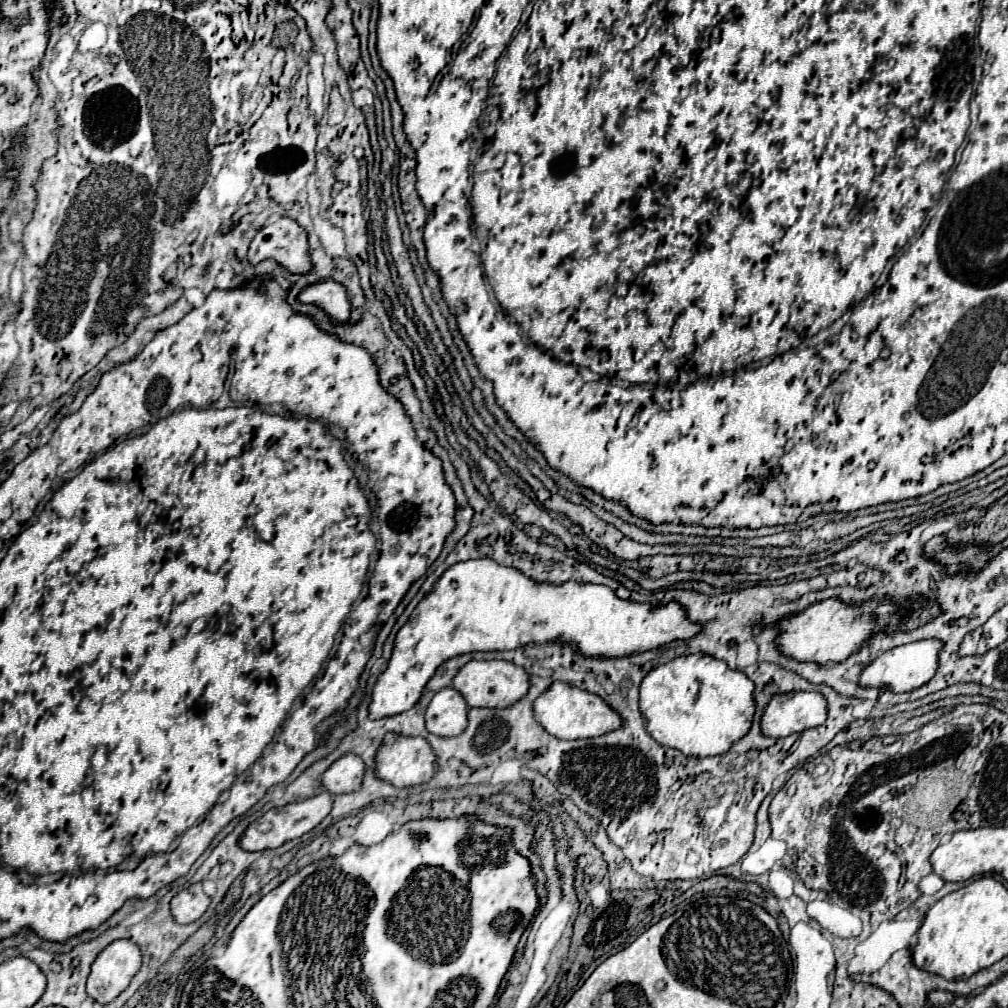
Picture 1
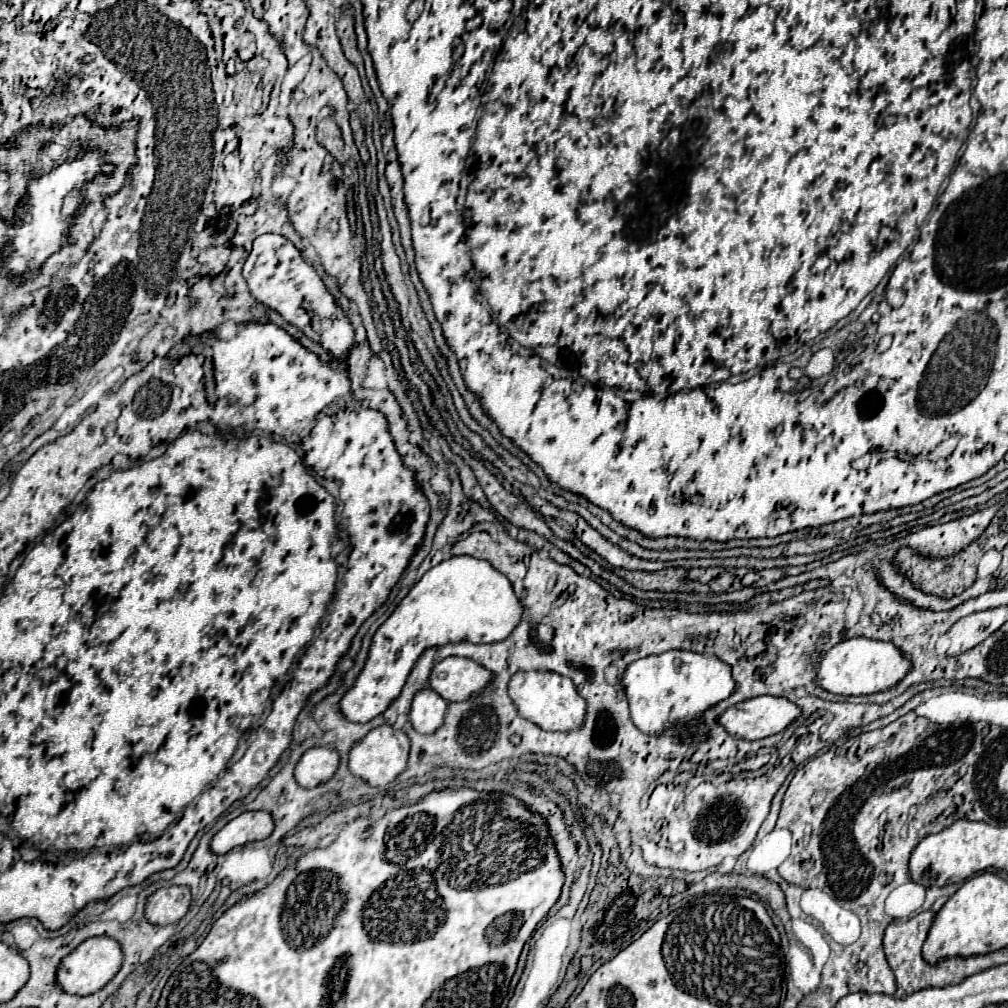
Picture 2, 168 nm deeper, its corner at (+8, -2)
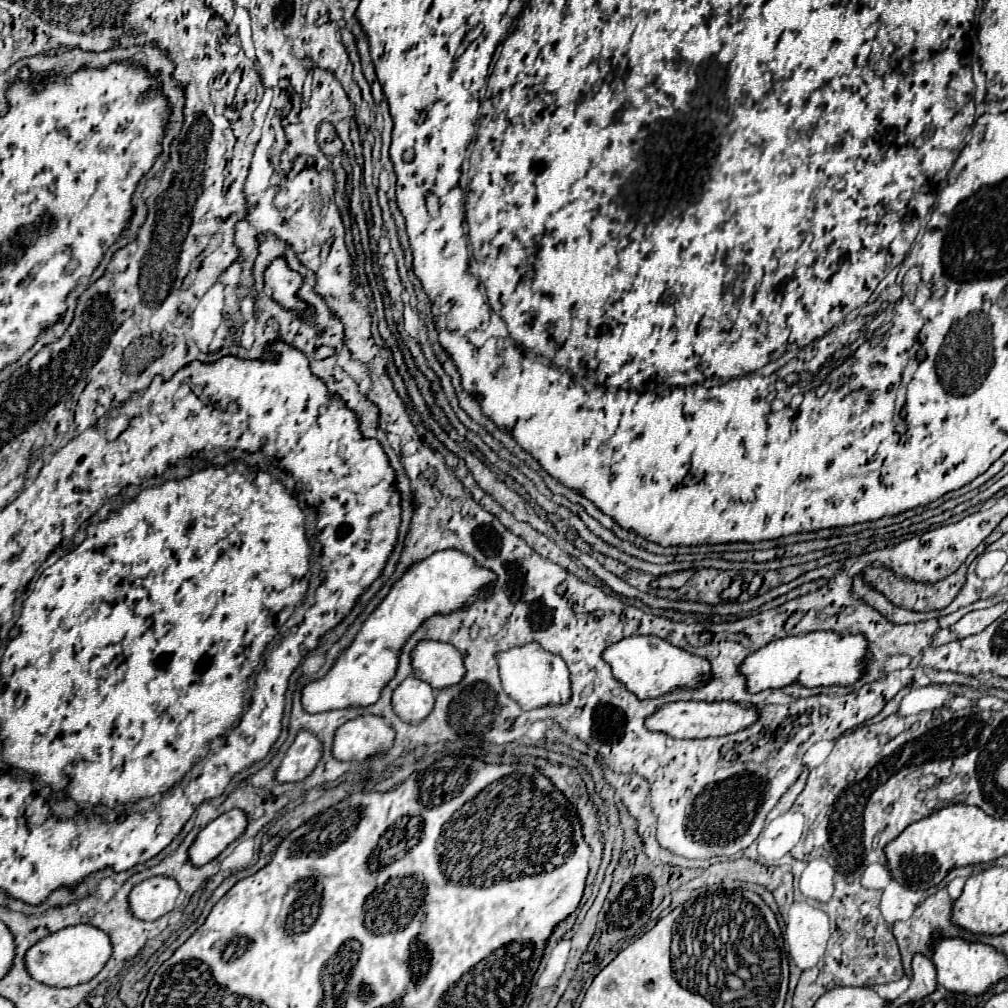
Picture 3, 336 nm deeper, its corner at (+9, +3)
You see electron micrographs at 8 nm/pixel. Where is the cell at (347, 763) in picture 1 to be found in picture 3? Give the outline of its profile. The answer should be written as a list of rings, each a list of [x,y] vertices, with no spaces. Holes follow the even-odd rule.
[[[301,730],[293,744],[289,746],[283,762],[279,764],[275,772],[277,782],[301,782],[305,780],[321,760],[321,742],[317,742],[317,736]]]

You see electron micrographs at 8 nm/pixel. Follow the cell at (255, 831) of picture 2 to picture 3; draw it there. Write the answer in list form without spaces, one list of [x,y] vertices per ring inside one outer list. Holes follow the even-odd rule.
[[[229,810],[209,822],[189,848],[189,860],[193,866],[203,866],[217,858],[231,842],[235,842],[247,828],[243,810]]]

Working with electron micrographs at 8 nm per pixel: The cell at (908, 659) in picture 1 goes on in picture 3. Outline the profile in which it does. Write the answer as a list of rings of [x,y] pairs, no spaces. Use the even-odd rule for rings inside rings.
[[[809,632],[801,636],[787,636],[767,646],[759,648],[757,652],[749,654],[741,666],[739,674],[745,678],[745,686],[749,692],[757,694],[763,690],[785,688],[793,682],[813,688],[813,686],[849,686],[859,680],[863,674],[863,656],[867,650],[867,642],[861,636],[847,634],[839,638],[835,632]]]

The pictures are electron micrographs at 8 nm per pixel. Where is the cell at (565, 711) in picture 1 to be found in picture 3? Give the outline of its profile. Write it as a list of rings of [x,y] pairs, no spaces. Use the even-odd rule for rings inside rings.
[[[527,642],[523,646],[509,648],[505,652],[497,652],[497,664],[501,672],[503,690],[523,708],[543,708],[549,704],[565,704],[569,702],[571,694],[571,682],[569,682],[569,670],[561,656],[551,654],[541,648],[539,642]]]

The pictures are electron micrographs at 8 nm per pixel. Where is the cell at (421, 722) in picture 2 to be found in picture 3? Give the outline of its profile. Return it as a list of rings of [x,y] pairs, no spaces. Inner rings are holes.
[[[407,676],[393,690],[393,696],[391,696],[393,712],[401,720],[411,724],[421,722],[421,718],[425,718],[429,710],[433,710],[433,702],[435,702],[433,688],[415,676]]]

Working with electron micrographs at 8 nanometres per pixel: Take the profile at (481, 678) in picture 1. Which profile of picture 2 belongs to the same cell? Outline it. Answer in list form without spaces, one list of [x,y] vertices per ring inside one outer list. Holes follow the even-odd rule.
[[[446,657],[444,661],[436,663],[432,673],[430,673],[430,687],[434,687],[434,691],[438,695],[442,695],[448,703],[460,703],[460,701],[468,701],[470,697],[478,697],[486,691],[486,687],[492,683],[494,673],[488,671],[486,667],[478,665],[472,659],[464,659],[464,657]]]

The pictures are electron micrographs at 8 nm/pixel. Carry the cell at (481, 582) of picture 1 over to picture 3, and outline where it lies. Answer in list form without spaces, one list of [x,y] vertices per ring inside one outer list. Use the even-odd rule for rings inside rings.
[[[459,550],[433,552],[431,556],[427,556],[419,562],[413,562],[405,570],[405,574],[391,586],[389,594],[379,602],[379,606],[369,614],[369,618],[363,622],[361,630],[357,632],[355,640],[339,654],[339,658],[331,666],[331,670],[323,678],[307,682],[303,686],[303,690],[301,690],[303,708],[309,714],[317,714],[317,712],[337,710],[337,708],[345,708],[345,706],[369,706],[369,704],[377,702],[381,690],[385,688],[385,682],[389,682],[389,678],[393,678],[393,670],[397,670],[397,654],[401,652],[405,638],[409,638],[409,634],[413,634],[413,630],[417,630],[417,626],[421,626],[421,622],[425,622],[425,618],[431,618],[433,614],[449,614],[449,610],[457,610],[457,608],[473,602],[473,598],[477,598],[477,594],[479,594],[479,588],[493,582],[493,578],[495,578],[495,574],[491,570],[477,566],[473,562],[473,558],[469,558],[467,554],[461,554]]]

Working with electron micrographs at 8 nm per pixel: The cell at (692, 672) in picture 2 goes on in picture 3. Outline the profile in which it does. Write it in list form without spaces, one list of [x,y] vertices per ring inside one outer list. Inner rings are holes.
[[[627,636],[603,650],[603,660],[613,668],[613,676],[623,682],[637,698],[657,698],[677,688],[693,688],[709,678],[709,662],[697,658],[677,646],[671,646],[659,636]]]

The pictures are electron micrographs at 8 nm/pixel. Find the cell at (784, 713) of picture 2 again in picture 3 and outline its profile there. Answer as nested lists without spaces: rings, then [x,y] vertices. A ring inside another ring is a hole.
[[[667,702],[645,720],[647,730],[665,732],[671,738],[709,738],[739,732],[757,720],[755,708],[743,708],[735,702]]]

